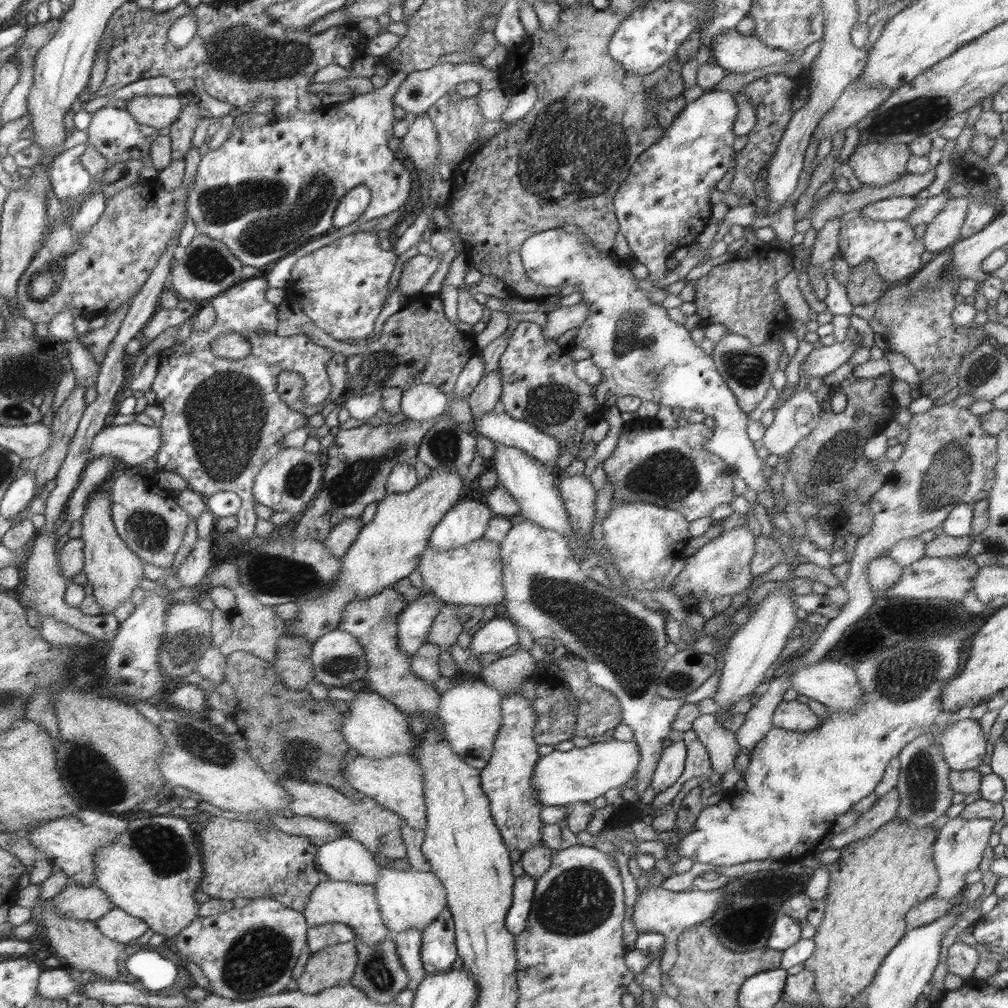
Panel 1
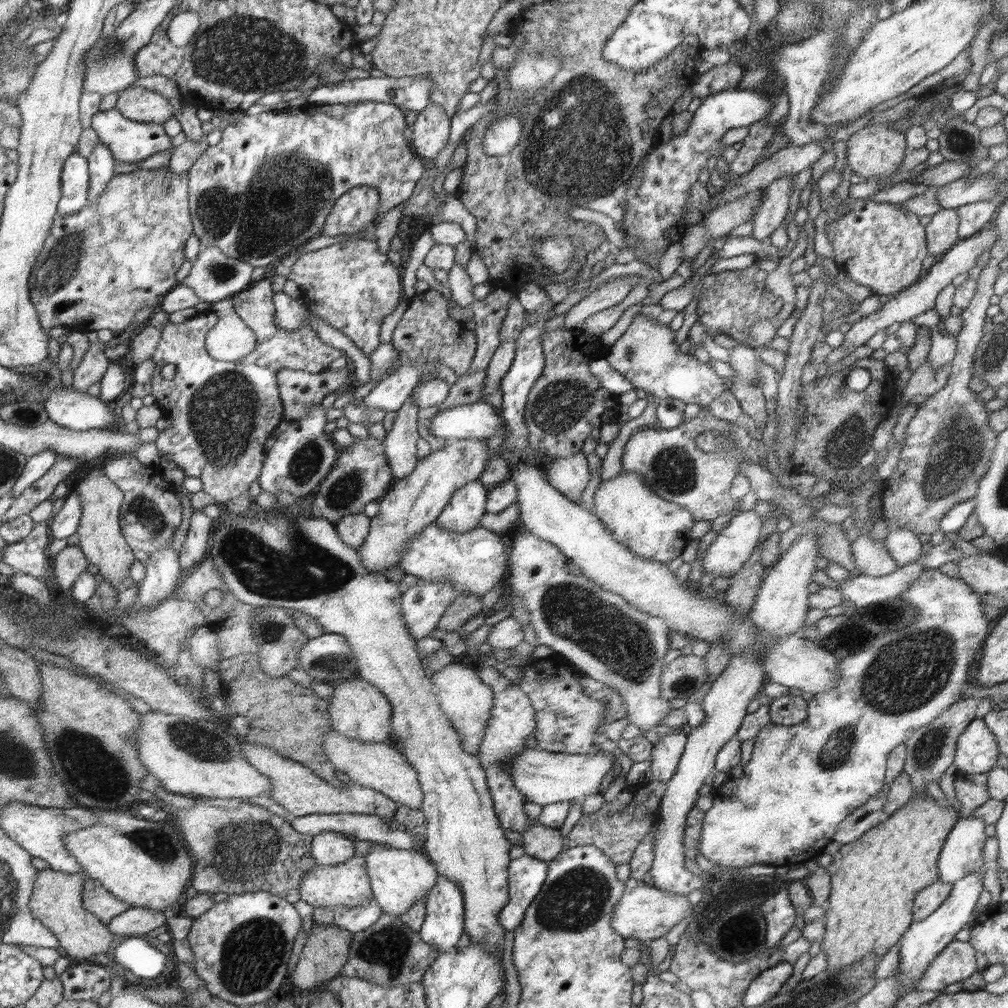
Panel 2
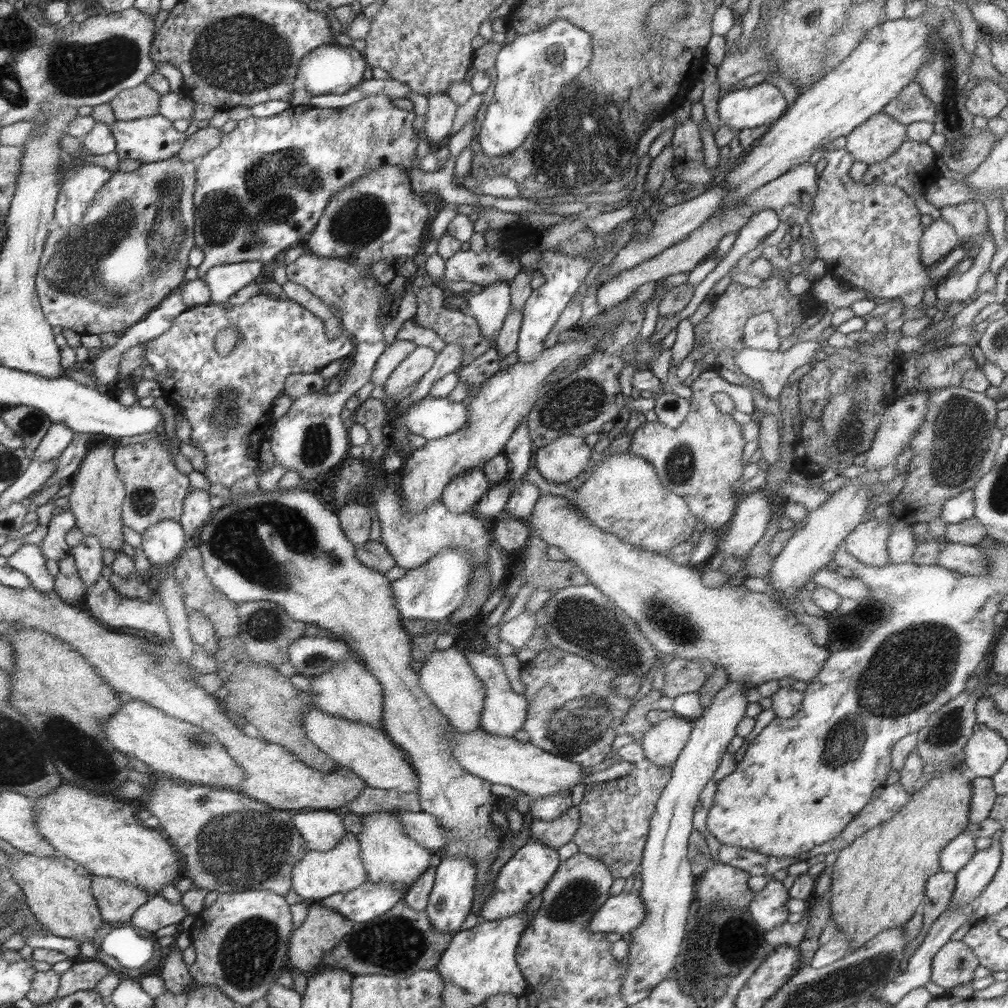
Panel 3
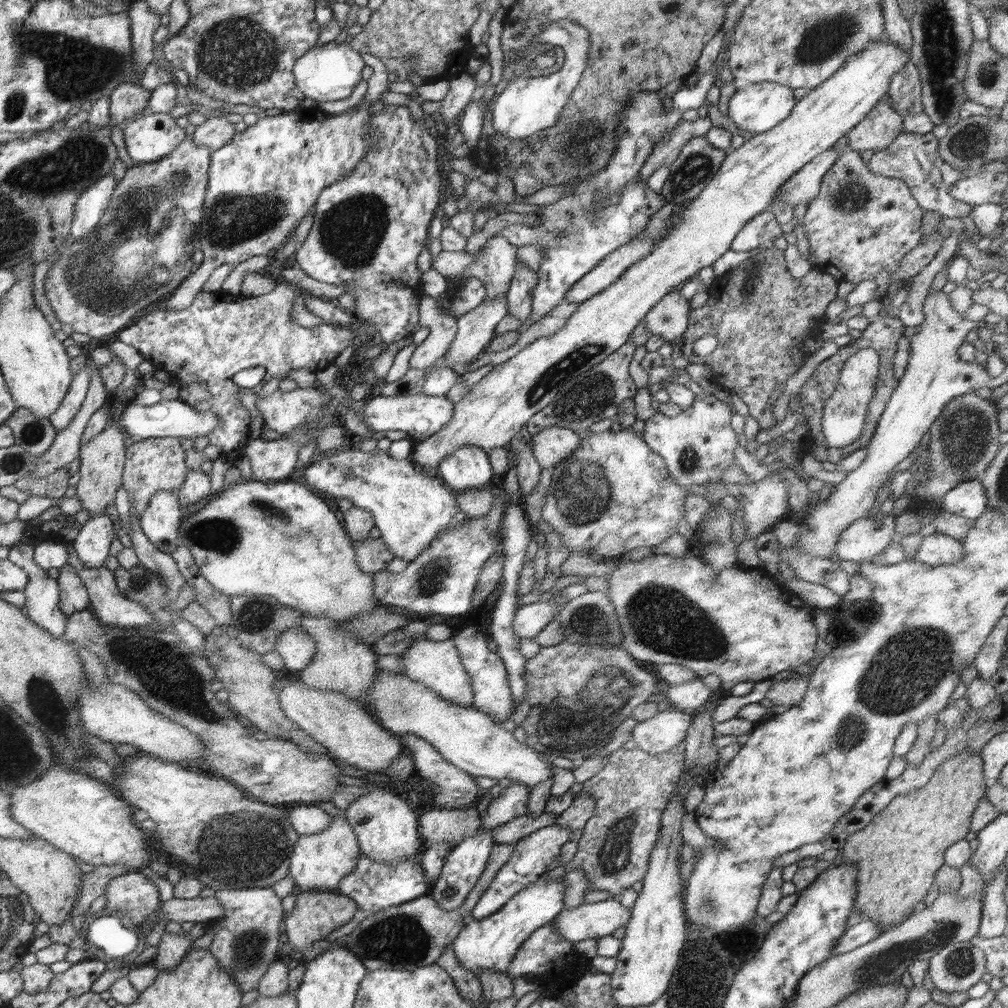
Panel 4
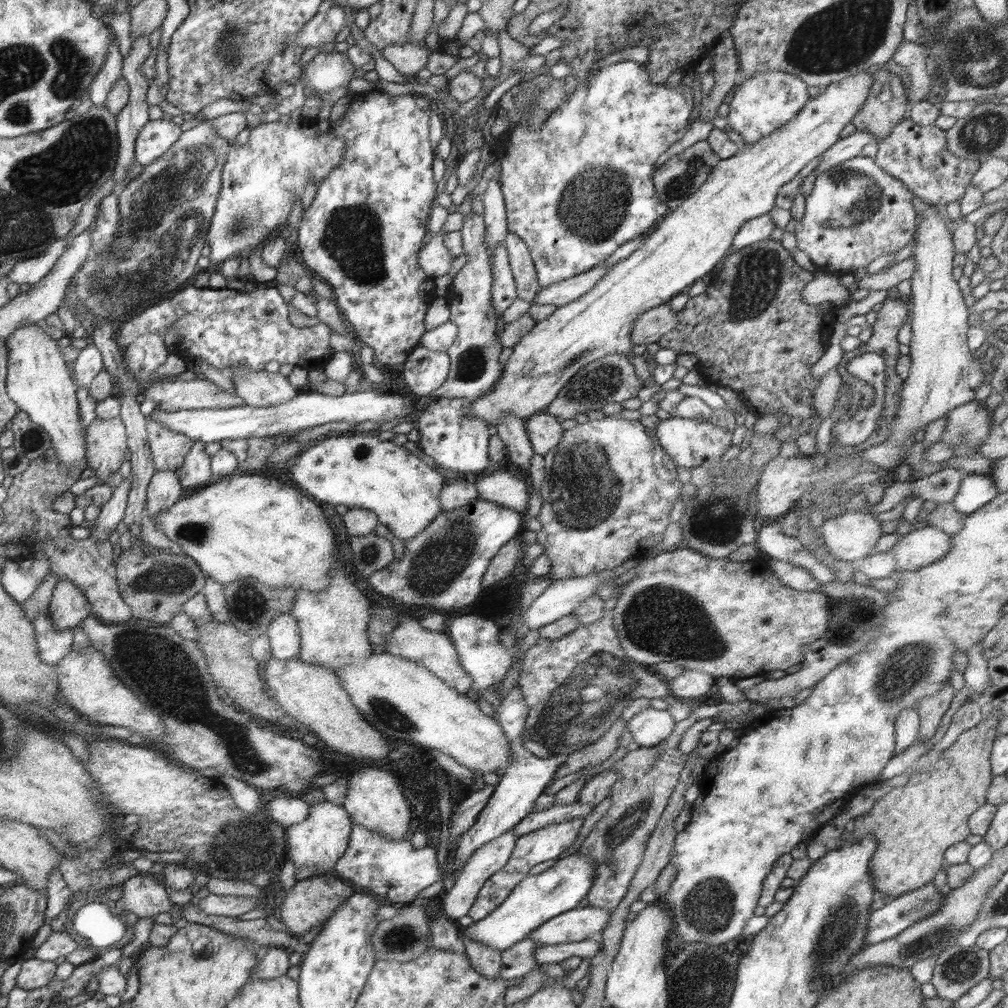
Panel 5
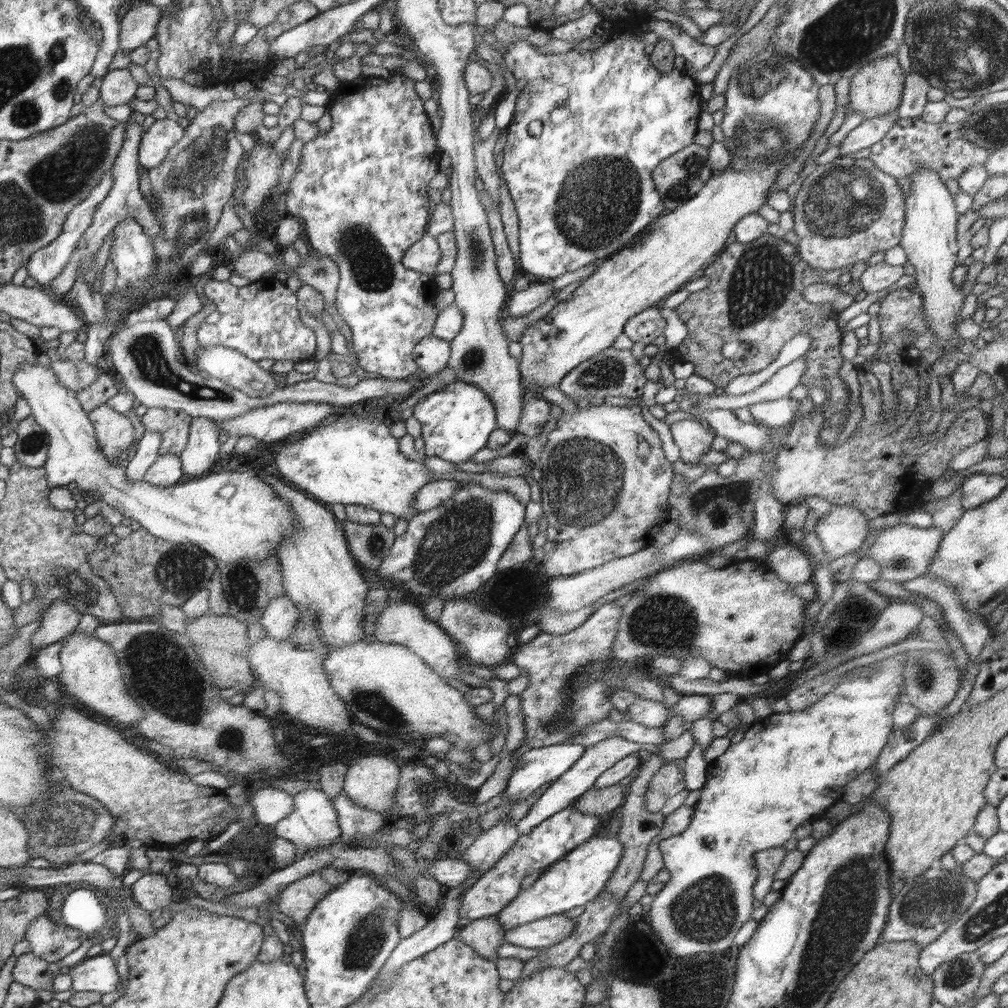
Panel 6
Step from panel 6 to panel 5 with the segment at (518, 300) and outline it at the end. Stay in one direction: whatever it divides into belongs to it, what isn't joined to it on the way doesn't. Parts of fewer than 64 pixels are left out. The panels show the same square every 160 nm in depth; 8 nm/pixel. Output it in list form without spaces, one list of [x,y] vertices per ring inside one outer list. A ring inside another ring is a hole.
[[[598,264],[593,269],[577,274],[572,278],[561,280],[550,286],[541,286],[536,298],[533,298],[533,304],[566,306],[566,304],[570,304],[570,302],[574,302],[577,298],[590,292],[596,283],[609,273],[610,269],[611,266]]]

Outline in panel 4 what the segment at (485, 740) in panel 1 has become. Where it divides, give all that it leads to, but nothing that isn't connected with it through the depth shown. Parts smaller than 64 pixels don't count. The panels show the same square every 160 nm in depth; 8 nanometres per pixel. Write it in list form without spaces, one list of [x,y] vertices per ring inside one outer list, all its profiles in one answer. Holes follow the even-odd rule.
[[[427,637],[417,638],[406,649],[406,652],[398,654],[400,664],[404,666],[405,674],[412,678],[414,682],[421,682],[430,690],[433,690],[440,698],[457,704],[458,706],[473,706],[474,689],[472,688],[471,678],[468,676],[458,649],[452,639],[440,642],[430,640]]]

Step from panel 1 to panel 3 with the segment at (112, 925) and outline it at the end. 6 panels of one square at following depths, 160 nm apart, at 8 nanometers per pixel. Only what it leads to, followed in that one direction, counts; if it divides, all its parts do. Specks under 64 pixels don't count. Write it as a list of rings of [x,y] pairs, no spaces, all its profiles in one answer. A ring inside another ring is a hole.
[[[162,895],[150,899],[134,912],[128,925],[150,933],[170,925],[180,925],[187,914],[187,909],[179,902],[171,904]]]

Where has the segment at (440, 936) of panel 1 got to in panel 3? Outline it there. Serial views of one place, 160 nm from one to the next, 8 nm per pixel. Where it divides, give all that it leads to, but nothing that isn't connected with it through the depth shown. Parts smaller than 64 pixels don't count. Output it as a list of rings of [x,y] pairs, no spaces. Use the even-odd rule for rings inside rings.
[[[446,857],[436,866],[436,878],[425,909],[425,913],[436,931],[440,931],[440,933],[460,931],[471,912],[474,884],[476,884],[476,867],[468,861],[468,857]]]

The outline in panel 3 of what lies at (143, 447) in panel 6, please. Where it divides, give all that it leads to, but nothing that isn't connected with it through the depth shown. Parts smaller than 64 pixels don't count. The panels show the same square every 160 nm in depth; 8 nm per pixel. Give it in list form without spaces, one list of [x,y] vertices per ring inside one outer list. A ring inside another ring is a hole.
[[[92,535],[92,537],[85,537],[84,540],[82,540],[78,545],[71,548],[71,554],[76,561],[77,569],[79,570],[80,578],[82,579],[82,582],[85,584],[85,592],[86,592],[86,586],[91,586],[91,584],[94,584],[97,581],[97,578],[100,578],[100,571],[102,568],[104,568],[104,563],[102,563],[102,552],[104,551],[104,548],[101,547],[100,539],[98,537]]]

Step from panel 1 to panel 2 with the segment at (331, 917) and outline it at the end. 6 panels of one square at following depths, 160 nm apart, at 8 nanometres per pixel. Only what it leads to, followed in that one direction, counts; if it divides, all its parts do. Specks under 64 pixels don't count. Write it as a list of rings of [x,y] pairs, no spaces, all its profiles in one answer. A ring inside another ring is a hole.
[[[354,855],[352,859],[346,860],[346,863],[340,865],[323,866],[315,864],[314,869],[310,869],[301,882],[301,899],[305,900],[314,909],[318,907],[344,906],[348,909],[354,909],[364,905],[366,901],[373,898],[372,879],[369,878],[363,856]]]

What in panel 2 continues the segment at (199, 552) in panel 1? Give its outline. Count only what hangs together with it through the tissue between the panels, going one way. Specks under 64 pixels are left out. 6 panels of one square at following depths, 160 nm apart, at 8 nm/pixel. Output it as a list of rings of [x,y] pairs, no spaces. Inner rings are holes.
[[[202,509],[192,513],[190,528],[179,553],[179,565],[184,574],[206,558],[210,547],[210,534],[212,534],[212,528],[215,524],[216,520],[206,516]]]

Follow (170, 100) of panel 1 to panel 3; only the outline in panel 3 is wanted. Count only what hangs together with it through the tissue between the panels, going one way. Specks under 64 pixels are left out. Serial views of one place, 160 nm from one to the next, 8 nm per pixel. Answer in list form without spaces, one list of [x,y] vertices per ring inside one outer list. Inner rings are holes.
[[[146,83],[121,90],[110,102],[117,120],[132,120],[159,113],[161,94]]]

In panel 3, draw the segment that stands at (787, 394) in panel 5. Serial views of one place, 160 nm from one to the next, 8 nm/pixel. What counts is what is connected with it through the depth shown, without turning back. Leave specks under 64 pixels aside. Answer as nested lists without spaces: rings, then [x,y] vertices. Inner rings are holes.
[[[777,273],[773,274],[770,278],[768,278],[768,280],[764,280],[764,284],[761,287],[756,288],[745,287],[744,285],[740,285],[739,283],[732,281],[724,290],[723,294],[718,295],[716,300],[714,300],[711,312],[702,320],[701,323],[693,328],[695,332],[695,345],[691,350],[690,356],[698,361],[705,360],[706,356],[710,353],[714,354],[714,356],[716,356],[716,360],[714,360],[714,362],[716,369],[718,370],[717,373],[722,379],[727,380],[729,383],[746,387],[750,390],[750,392],[758,389],[764,394],[762,385],[760,385],[758,381],[752,381],[750,377],[746,377],[744,372],[742,372],[733,361],[733,356],[745,347],[743,345],[745,324],[747,323],[747,320],[755,314],[771,312],[778,321],[777,333],[782,338],[789,337],[796,327],[799,327],[807,317],[813,316],[814,312],[818,310],[820,303],[817,298],[811,294],[813,284],[814,281],[811,281],[811,287],[804,296],[796,296],[792,295],[790,291],[788,291],[788,281],[784,280],[781,275]]]

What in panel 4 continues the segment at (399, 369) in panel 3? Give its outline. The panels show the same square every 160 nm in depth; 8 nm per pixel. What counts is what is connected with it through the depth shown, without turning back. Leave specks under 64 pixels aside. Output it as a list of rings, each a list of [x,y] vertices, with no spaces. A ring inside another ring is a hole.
[[[426,295],[425,297],[422,297],[422,299],[420,299],[420,303],[419,303],[419,306],[418,306],[418,315],[419,315],[419,318],[418,318],[418,322],[417,322],[417,328],[416,328],[416,330],[415,330],[413,333],[415,333],[415,332],[417,331],[417,329],[420,329],[421,326],[426,326],[426,328],[428,328],[428,330],[430,330],[430,332],[429,332],[427,338],[426,338],[420,345],[418,345],[418,346],[414,349],[414,352],[412,353],[412,356],[410,357],[410,360],[409,360],[409,368],[416,368],[416,369],[422,370],[422,369],[424,369],[424,368],[429,368],[429,366],[433,366],[433,364],[435,364],[436,362],[440,362],[440,360],[441,360],[441,361],[443,360],[445,354],[447,353],[447,350],[449,349],[450,343],[452,342],[452,340],[454,340],[454,337],[456,336],[456,331],[457,331],[457,318],[454,317],[454,316],[452,316],[452,315],[450,315],[450,314],[446,314],[446,313],[444,312],[444,309],[443,309],[443,308],[440,308],[440,307],[436,304],[434,298],[431,297],[431,296],[428,296],[428,295]]]

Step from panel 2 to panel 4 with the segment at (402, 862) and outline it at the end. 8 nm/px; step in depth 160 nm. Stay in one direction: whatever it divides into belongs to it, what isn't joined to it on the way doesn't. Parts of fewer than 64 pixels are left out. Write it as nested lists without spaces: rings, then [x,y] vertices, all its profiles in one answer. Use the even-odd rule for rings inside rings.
[[[368,782],[368,785],[365,787],[367,793],[346,808],[346,819],[357,833],[361,853],[382,865],[396,865],[400,861],[412,859],[422,848],[418,836],[419,820],[416,820],[414,810],[398,794],[386,792],[382,784]]]

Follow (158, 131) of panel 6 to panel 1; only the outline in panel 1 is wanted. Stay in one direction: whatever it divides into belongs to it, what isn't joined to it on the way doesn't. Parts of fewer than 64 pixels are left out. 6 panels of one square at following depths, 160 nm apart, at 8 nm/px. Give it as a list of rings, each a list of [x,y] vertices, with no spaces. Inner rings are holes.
[[[113,105],[104,106],[91,113],[91,122],[86,130],[86,142],[92,144],[110,165],[130,159],[146,159],[146,150],[158,138],[158,130],[152,126],[139,123],[128,110]]]

